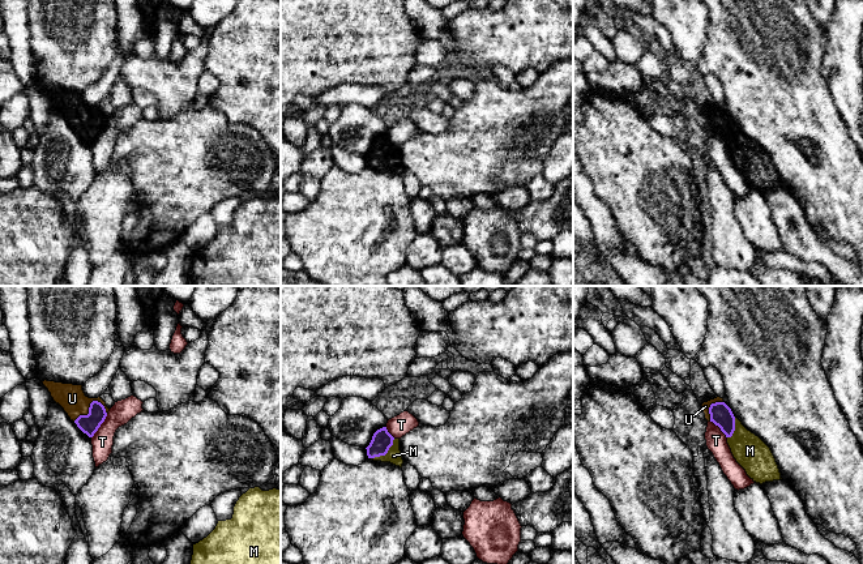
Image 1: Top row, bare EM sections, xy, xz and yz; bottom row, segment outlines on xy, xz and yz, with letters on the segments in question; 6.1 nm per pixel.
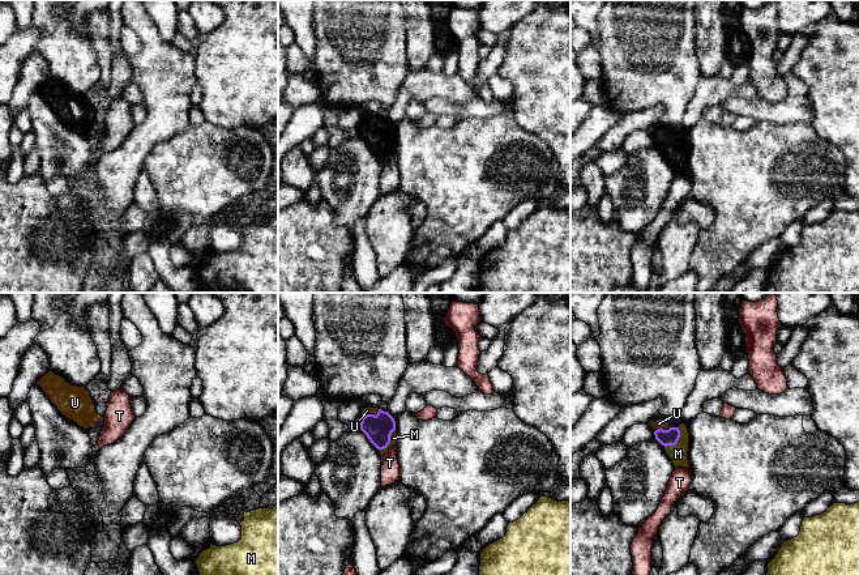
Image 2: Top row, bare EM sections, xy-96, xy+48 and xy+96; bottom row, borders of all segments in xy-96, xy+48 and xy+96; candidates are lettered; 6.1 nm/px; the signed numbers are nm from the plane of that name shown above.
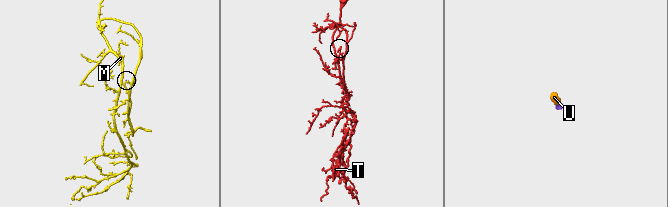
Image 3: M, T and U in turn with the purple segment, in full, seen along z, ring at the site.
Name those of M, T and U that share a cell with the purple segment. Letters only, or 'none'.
M, U

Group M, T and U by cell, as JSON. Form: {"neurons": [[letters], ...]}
{"neurons": [["M", "U"], ["T"]]}

